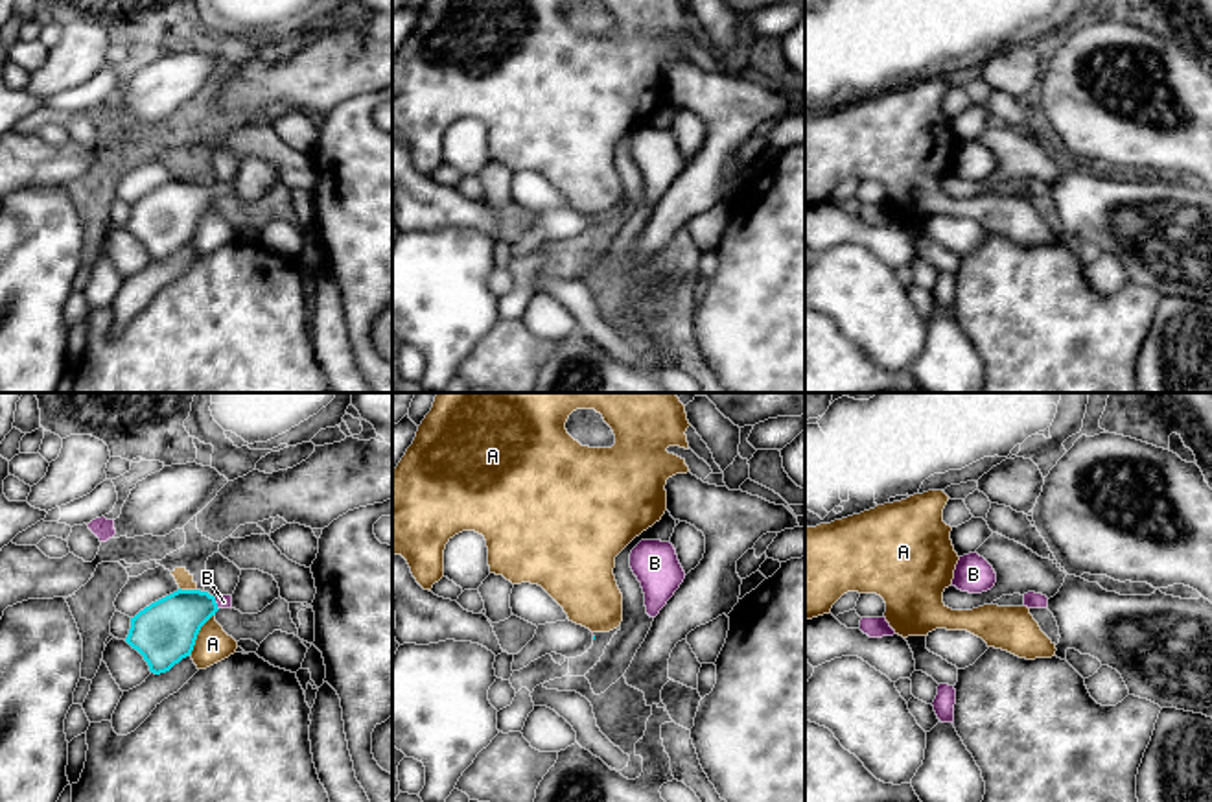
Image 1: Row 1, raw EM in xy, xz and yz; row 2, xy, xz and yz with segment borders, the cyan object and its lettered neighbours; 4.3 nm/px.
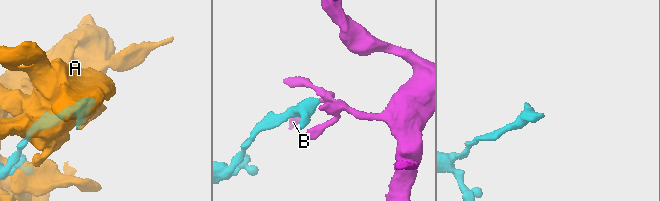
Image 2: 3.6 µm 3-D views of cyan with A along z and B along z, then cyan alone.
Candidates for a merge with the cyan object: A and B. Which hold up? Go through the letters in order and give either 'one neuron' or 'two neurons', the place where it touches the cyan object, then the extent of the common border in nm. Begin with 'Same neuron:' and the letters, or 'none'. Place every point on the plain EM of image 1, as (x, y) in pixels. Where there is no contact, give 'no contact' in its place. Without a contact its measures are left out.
Same neuron: B
A: two neurons; meets cyan in xy at (198, 220); contact 220 nm long
B: one neuron; meets cyan in xy at (216, 190); contact 60 nm long

